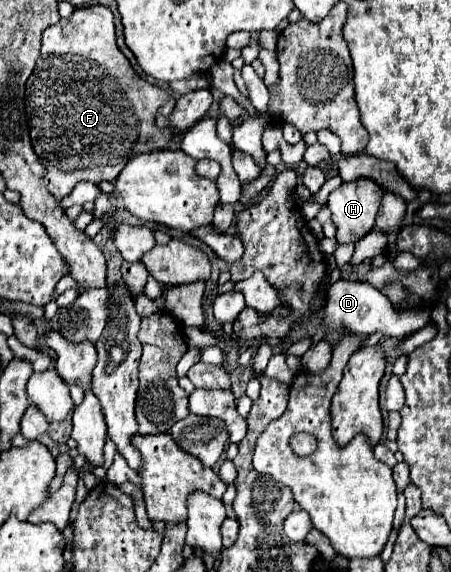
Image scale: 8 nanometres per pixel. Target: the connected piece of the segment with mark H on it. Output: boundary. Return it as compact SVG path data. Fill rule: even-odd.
M368 178L342 182L328 198L332 222L338 226L336 240L340 244L358 242L366 236L376 220L384 190Z

